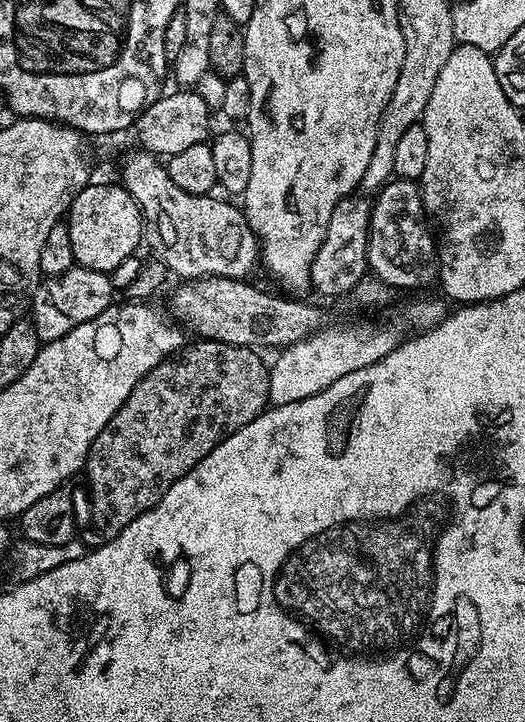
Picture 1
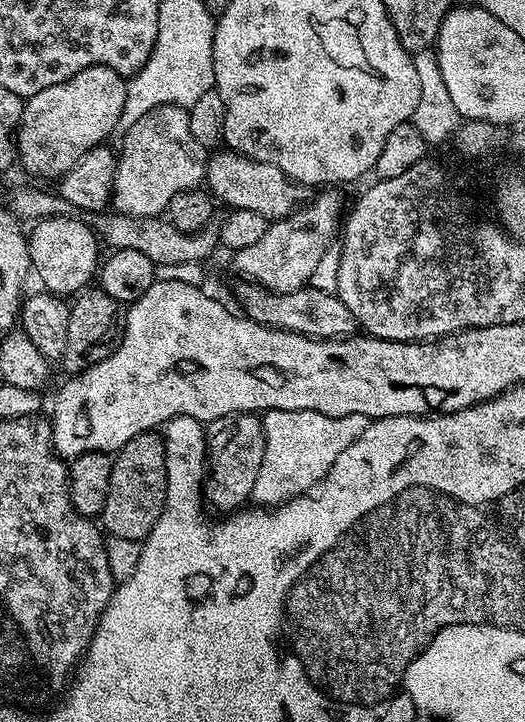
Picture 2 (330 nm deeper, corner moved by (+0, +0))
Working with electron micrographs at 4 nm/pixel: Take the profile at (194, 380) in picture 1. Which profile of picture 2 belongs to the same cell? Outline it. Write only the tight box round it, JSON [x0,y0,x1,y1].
[98,431,166,541]

